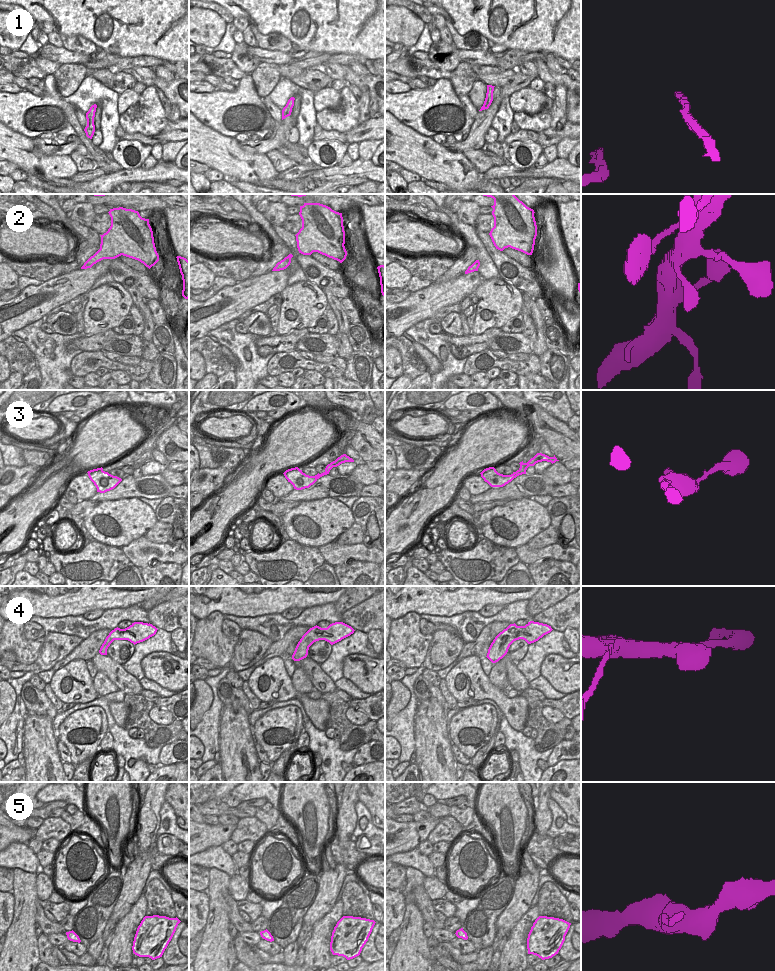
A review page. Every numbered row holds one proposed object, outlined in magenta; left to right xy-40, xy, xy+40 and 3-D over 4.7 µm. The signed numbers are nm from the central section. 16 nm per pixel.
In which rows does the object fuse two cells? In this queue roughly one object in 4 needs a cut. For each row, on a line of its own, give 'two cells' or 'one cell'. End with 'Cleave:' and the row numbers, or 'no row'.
1: two cells
2: one cell
3: one cell
4: one cell
5: one cell
Cleave: 1

